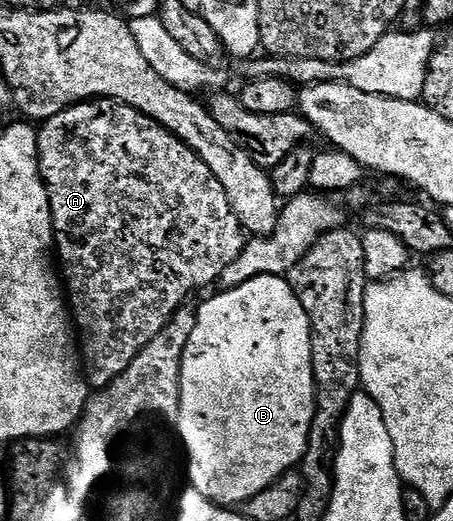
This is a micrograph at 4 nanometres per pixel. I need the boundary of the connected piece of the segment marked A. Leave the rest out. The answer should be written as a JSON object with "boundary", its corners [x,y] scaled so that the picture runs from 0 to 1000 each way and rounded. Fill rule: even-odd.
{"boundary":[[[212,188],[188,192],[179,200],[163,200],[135,219],[93,232],[84,248],[86,257],[86,332],[95,338],[95,353],[104,361],[104,386],[113,397],[113,434],[121,440],[119,482],[126,486],[128,505],[135,509],[135,530],[143,539],[143,560],[152,570],[152,597],[161,608],[163,628],[170,631],[170,658],[179,670],[179,697],[194,739],[203,747],[230,745],[249,726],[258,726],[364,633],[377,616],[377,605],[406,589],[437,553],[455,545],[475,545],[483,528],[532,488],[541,466],[541,447],[528,430],[523,411],[506,395],[506,380],[497,380],[497,365],[488,349],[466,340],[461,319],[435,303],[417,280],[408,280],[373,250],[364,250],[347,234],[338,234],[320,219],[294,211],[294,203],[267,198],[265,192],[232,192]]]}

